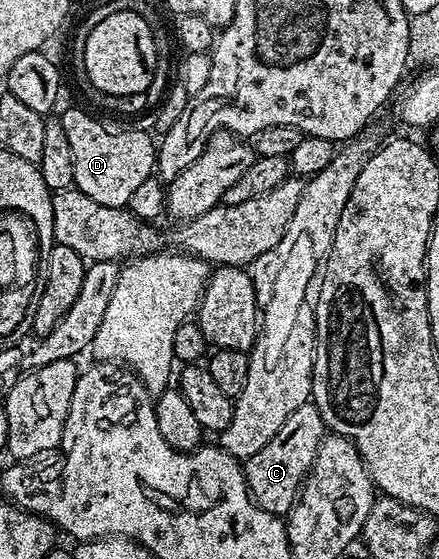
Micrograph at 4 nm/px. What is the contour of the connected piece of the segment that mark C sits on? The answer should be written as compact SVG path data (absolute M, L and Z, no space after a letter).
M310 402L299 406L299 410L279 426L279 434L275 434L259 454L251 454L251 458L244 461L245 481L253 501L273 516L284 517L289 513L297 503L301 485L309 475L326 435L327 429L316 404Z

